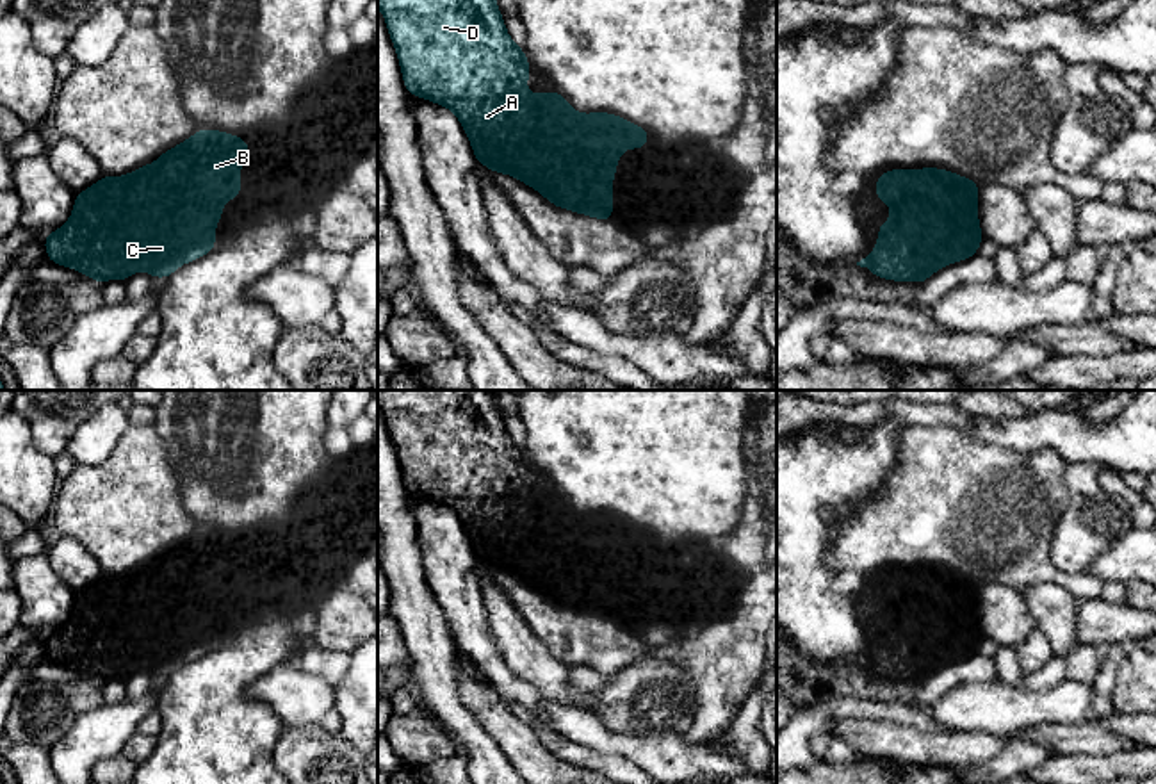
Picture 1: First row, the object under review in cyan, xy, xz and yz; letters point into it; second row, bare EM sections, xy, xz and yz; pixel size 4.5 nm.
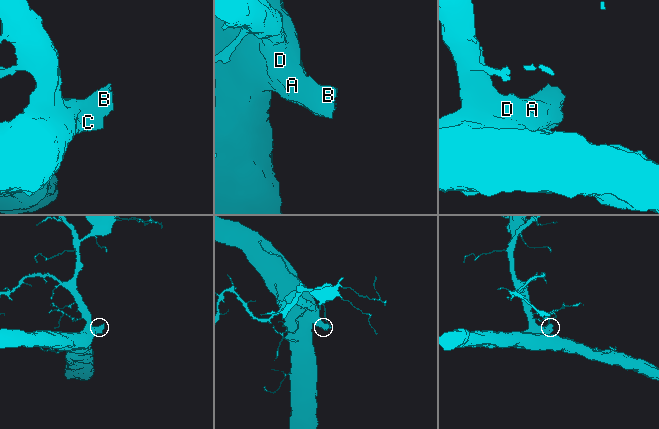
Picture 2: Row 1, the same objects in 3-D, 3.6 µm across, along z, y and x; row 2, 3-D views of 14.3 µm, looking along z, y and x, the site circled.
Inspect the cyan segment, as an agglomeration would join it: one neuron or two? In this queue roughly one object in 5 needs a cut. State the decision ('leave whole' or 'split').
leave whole

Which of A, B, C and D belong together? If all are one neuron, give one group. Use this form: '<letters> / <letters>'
A B C D

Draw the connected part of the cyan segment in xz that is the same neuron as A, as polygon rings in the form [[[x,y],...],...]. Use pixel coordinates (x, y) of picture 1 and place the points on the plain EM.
[[[378,390],[388,435],[399,456],[403,481],[411,495],[447,506],[461,522],[477,563],[518,577],[554,606],[602,620],[613,618],[613,577],[625,547],[647,545],[648,529],[611,511],[581,513],[558,490],[529,492],[531,463],[508,433],[493,390]]]

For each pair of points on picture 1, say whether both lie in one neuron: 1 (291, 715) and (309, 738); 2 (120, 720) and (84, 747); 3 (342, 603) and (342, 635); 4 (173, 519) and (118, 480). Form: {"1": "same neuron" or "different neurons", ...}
{"1": "different neurons", "2": "same neuron", "3": "same neuron", "4": "same neuron"}

